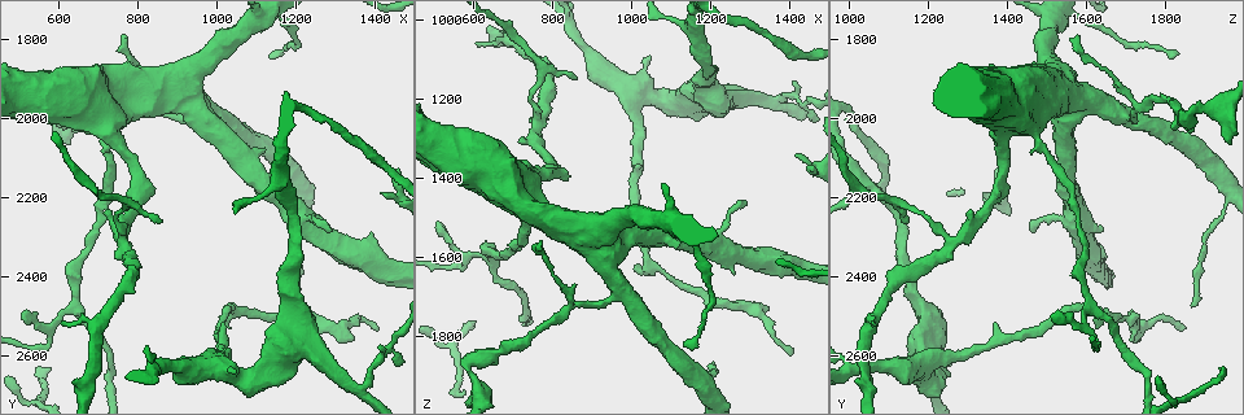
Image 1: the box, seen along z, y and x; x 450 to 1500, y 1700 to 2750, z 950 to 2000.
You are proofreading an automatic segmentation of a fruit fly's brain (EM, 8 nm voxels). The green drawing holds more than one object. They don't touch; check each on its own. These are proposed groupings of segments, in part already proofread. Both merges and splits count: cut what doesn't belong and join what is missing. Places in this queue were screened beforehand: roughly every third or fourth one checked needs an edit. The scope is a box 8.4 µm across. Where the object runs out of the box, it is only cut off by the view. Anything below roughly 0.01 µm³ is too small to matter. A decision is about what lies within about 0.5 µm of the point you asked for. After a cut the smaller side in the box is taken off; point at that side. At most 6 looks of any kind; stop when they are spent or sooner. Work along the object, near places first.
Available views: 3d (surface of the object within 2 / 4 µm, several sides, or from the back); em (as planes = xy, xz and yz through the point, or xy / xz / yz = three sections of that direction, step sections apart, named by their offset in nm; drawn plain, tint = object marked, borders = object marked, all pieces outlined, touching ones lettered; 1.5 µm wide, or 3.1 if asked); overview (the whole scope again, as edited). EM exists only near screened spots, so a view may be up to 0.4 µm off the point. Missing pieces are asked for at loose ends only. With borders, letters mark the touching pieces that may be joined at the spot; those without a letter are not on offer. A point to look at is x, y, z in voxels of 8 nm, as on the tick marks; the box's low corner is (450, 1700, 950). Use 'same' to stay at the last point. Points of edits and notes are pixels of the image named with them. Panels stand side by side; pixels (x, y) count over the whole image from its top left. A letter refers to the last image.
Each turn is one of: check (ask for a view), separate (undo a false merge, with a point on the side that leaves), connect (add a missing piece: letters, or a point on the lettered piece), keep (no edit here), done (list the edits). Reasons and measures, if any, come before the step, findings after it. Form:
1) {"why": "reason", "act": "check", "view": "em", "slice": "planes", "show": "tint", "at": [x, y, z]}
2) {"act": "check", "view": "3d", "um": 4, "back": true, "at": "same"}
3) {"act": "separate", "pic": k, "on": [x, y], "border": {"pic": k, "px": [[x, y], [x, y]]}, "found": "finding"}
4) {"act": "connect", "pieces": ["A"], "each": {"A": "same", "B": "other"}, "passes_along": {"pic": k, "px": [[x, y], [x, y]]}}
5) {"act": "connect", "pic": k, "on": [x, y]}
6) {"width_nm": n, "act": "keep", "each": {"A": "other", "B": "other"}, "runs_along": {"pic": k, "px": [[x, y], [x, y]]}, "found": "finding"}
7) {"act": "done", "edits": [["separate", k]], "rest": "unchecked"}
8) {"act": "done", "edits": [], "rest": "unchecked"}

{"why": "an open end", "act": "check", "view": "em", "slice": "planes", "show": "borders", "at": [1130, 1835, 1825]}

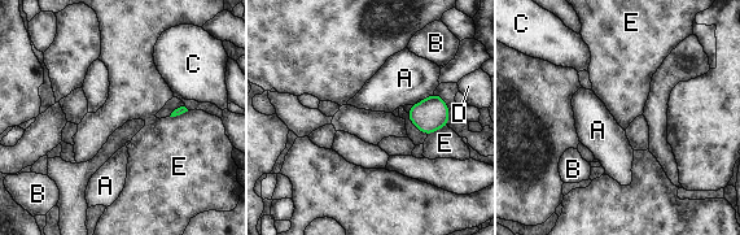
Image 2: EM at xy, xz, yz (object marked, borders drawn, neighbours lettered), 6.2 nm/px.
{"act": "keep", "each": {"A": "other", "B": "other", "C": "other", "D": "other", "E": "other"}, "border": {"pic": 2, "px": [[447, 125], [428, 135]]}, "found": "no lettered piece goes on from it"}

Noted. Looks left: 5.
{"why": "a narrow waist", "act": "check", "view": "3d", "um": 2, "at": [795, 1875, 1645]}

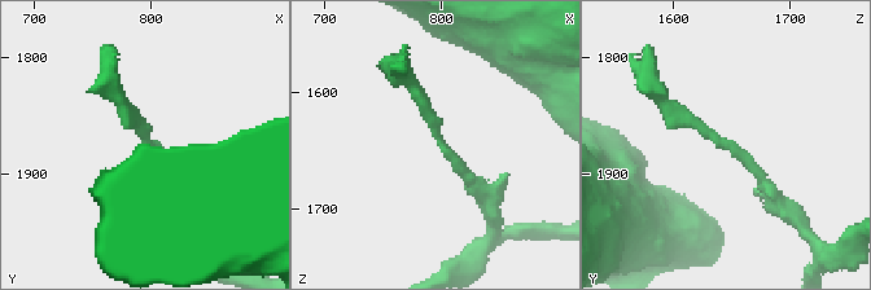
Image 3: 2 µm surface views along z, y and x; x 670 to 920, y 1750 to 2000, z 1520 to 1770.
{"why": "now the EM", "act": "check", "view": "em", "slice": "planes", "show": "borders", "at": [802, 1870, 1644]}

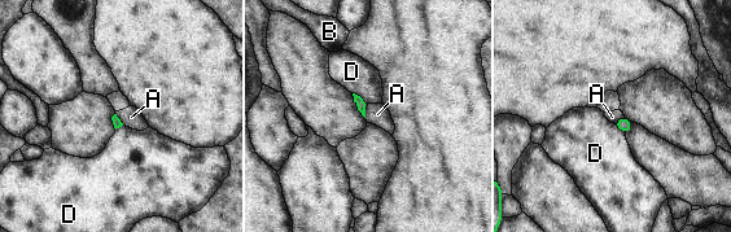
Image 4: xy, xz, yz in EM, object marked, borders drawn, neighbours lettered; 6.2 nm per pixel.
{"width_nm": 50, "act": "keep", "each": {"A": "other", "B": "other", "D": "other"}, "border": {"pic": 4, "px": [[116, 113], [123, 125]]}, "found": "all the same cell"}

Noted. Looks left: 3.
{"why": "calibre changes", "act": "check", "view": "3d", "um": 4, "at": [590, 1985, 1890]}

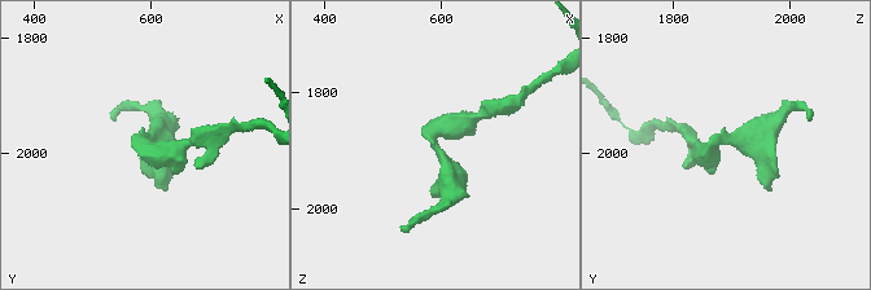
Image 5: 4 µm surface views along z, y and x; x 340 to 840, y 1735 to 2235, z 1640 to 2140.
{"arms": 3, "arm_widths_nm": [170, 280, 320], "why": "shape alone is not enough", "act": "check", "view": "em", "slice": "planes", "show": "borders", "at": [590, 1975, 1895]}

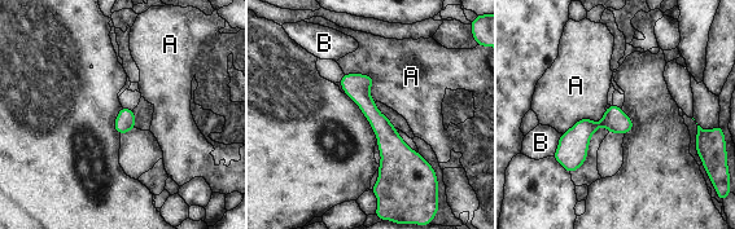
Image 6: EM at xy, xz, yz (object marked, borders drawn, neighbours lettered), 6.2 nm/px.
{"act": "keep", "each": {"A": "other", "B": "other"}, "found": "all the same cell"}

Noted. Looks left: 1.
{"act": "done", "edits": [], "rest": "unchecked"}

